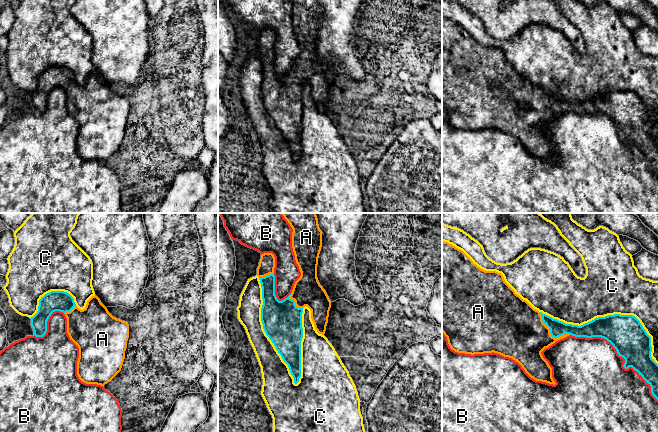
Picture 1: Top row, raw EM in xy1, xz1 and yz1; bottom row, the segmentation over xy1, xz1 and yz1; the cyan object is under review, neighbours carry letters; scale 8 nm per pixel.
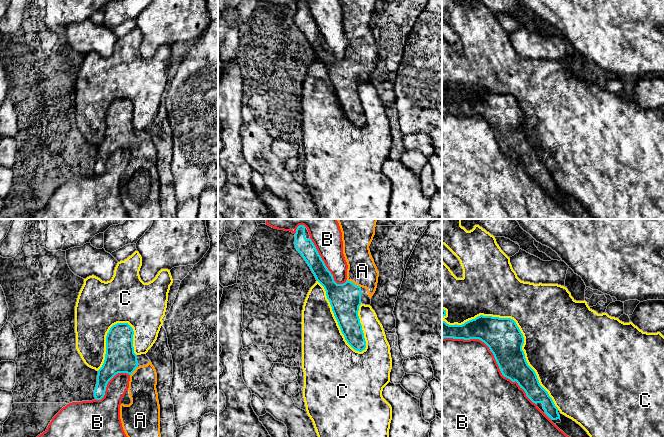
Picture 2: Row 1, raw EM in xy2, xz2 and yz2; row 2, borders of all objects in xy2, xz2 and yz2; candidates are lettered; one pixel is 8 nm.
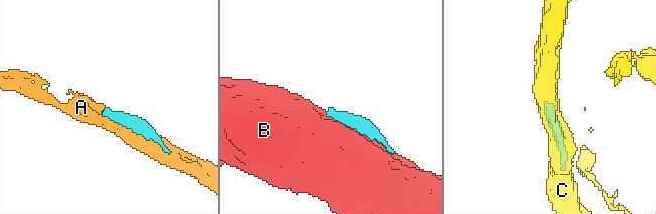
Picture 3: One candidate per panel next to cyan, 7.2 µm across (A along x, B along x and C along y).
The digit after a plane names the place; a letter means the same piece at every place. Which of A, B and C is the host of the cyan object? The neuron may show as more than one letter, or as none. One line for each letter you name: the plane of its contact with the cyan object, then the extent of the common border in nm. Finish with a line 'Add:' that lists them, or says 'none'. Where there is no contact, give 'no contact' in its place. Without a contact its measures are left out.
A: contact in yz1; length 320 nm
Add: A

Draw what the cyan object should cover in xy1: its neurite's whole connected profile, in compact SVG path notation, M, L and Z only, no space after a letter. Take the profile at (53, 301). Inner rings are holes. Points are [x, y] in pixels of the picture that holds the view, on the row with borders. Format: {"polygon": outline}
{"polygon": "M51 291L41 297L37 313L30 318L36 337L46 334L47 321L55 311L65 314L67 333L79 348L79 379L101 386L110 382L121 371L125 359L128 323L113 317L96 295L81 310L69 293Z"}

